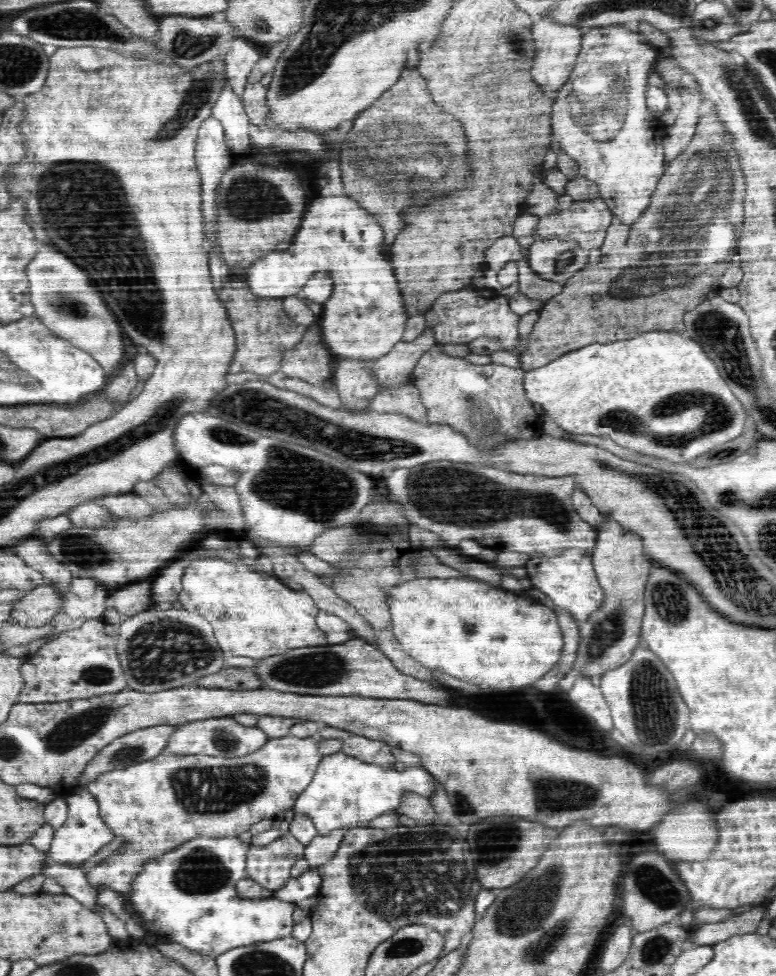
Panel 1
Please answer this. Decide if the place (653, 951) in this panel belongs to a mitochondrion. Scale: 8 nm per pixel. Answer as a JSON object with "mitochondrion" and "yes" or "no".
{"mitochondrion":"yes"}

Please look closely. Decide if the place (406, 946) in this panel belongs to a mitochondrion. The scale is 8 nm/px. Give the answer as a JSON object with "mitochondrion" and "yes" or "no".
{"mitochondrion":"yes"}

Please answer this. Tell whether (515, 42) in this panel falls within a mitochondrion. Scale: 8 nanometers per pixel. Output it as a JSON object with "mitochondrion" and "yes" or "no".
{"mitochondrion":"yes"}

